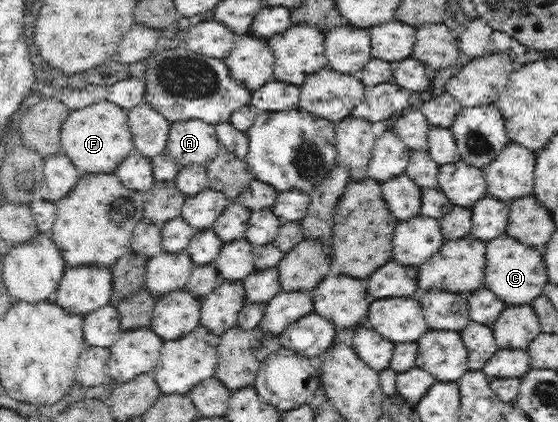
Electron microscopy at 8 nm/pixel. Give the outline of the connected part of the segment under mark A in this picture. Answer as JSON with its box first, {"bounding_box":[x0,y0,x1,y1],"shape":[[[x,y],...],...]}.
{"bounding_box":[165,118,220,169],"shape":[[[198,118],[172,122],[165,145],[178,169],[192,164],[206,167],[220,148],[215,127]]]}

